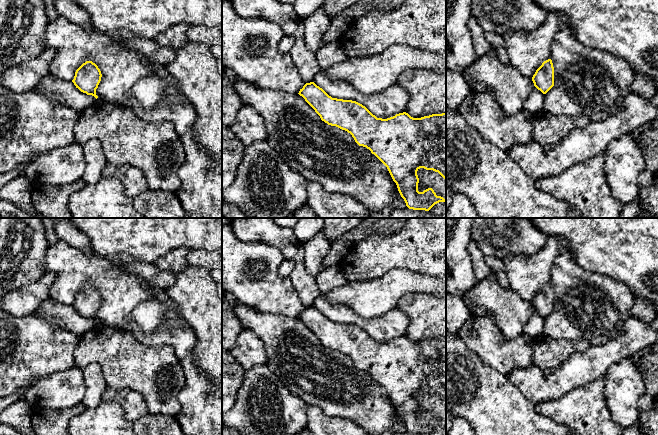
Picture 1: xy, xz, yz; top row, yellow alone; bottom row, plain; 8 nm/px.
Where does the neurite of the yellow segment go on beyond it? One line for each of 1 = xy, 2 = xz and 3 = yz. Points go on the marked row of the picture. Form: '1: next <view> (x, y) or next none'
1: next none
2: next none
3: next none

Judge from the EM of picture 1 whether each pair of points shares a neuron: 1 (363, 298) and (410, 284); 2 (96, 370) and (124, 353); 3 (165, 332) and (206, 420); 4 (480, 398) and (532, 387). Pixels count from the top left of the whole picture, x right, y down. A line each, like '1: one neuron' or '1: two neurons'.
1: one neuron
2: two neurons
3: one neuron
4: two neurons

